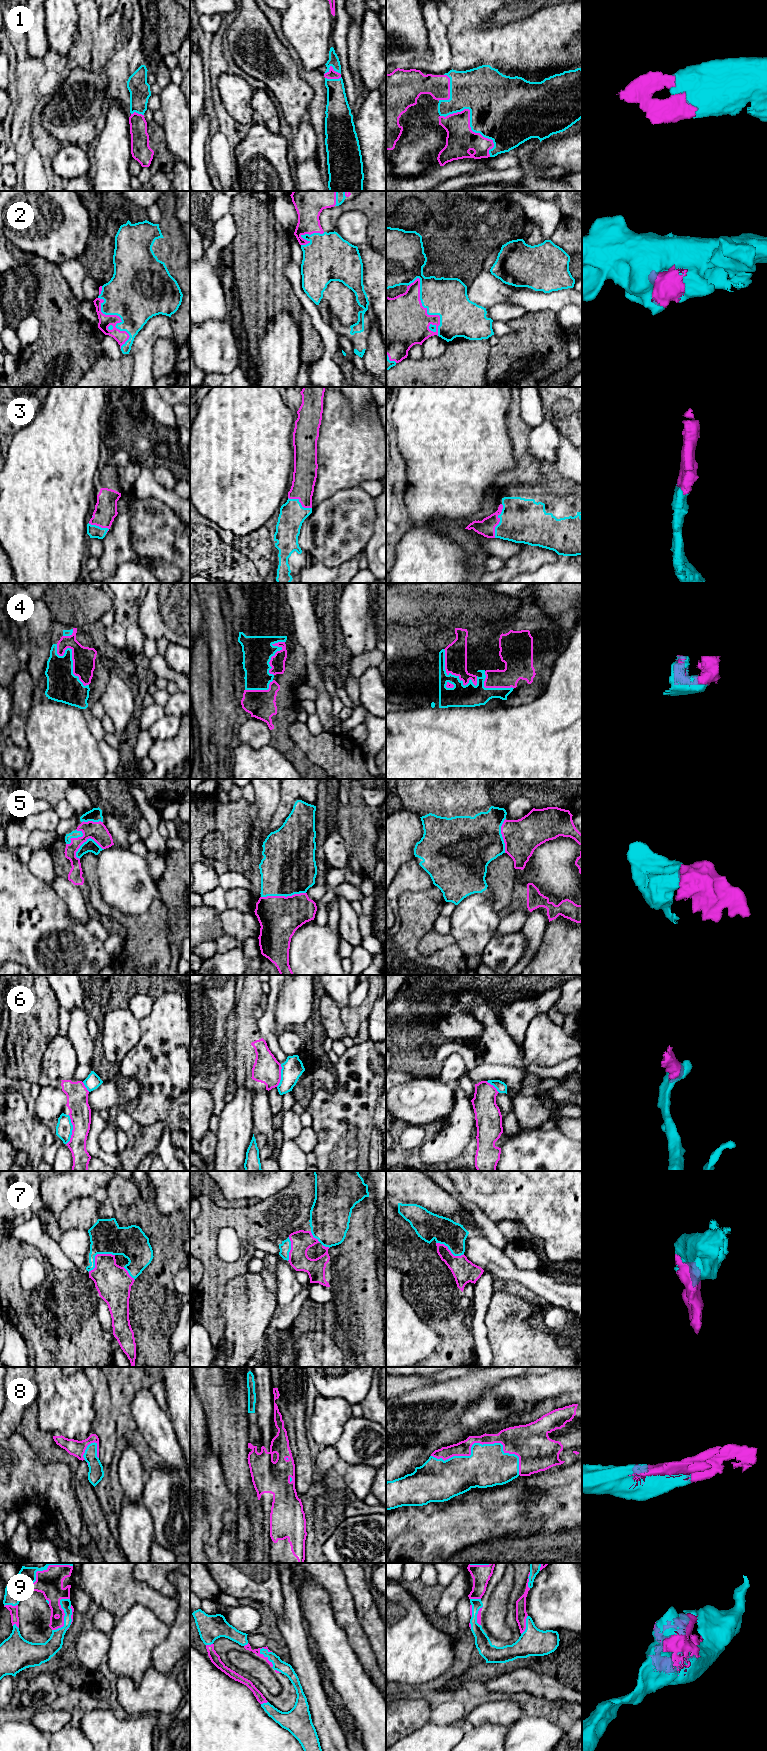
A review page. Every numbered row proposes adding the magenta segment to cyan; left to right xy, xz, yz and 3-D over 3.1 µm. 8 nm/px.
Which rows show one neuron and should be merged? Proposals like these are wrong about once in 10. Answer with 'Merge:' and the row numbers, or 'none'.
Merge: 1, 2, 3, 4, 5, 7, 8, 9

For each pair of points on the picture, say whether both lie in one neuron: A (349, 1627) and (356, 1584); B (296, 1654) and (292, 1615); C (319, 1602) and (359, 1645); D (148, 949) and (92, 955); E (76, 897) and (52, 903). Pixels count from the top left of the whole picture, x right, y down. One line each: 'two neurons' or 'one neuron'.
A: two neurons
B: one neuron
C: two neurons
D: two neurons
E: two neurons

